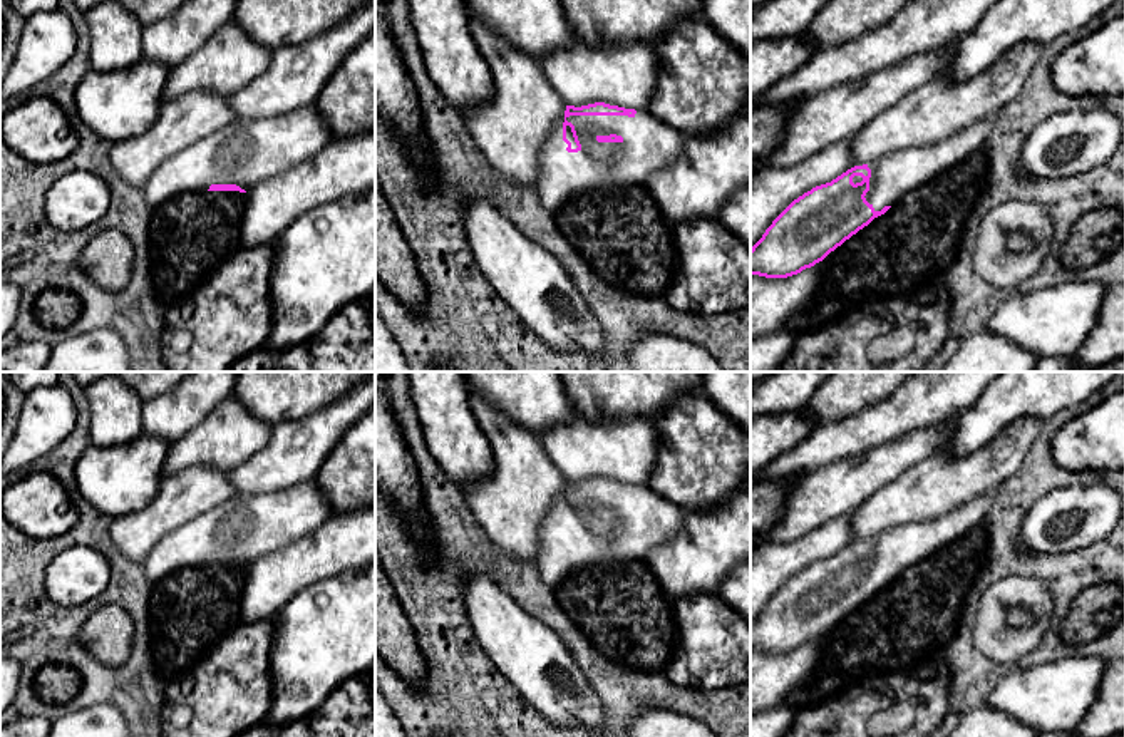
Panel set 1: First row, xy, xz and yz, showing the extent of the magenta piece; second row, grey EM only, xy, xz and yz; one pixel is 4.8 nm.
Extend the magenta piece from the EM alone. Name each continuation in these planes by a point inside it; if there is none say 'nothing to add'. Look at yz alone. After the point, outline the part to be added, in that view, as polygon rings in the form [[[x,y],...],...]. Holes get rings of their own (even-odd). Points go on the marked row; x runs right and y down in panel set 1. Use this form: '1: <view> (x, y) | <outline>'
1: yz (895, 176) | [[[992,114],[945,141],[896,151],[868,164],[871,178],[866,201],[874,211],[881,211],[913,191],[933,188],[941,174],[972,161],[993,131],[997,119],[998,114]]]

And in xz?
1: xz (649, 144) | [[[648,109],[628,116],[570,116],[556,124],[539,151],[536,193],[541,204],[565,216],[566,206],[586,194],[618,193],[645,186],[648,178],[675,164],[683,132]],[[563,122],[575,126],[581,149],[568,152]],[[598,136],[621,136],[621,142],[598,142]]]

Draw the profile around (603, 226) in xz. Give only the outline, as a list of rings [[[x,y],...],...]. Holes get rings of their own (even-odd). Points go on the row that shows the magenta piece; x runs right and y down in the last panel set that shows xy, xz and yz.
[[[645,186],[618,193],[586,194],[571,201],[565,214],[551,213],[559,231],[571,236],[573,250],[608,285],[642,296],[662,296],[677,270],[672,224],[662,216]]]

